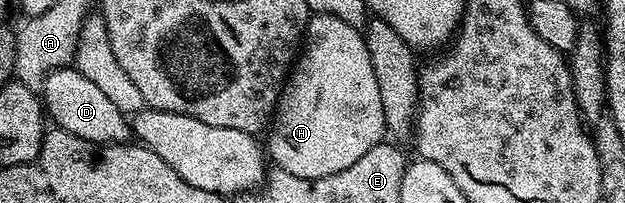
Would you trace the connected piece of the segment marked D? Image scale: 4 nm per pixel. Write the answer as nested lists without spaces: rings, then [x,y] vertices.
[[[76,67],[52,69],[43,80],[41,100],[50,124],[56,129],[69,131],[69,135],[77,135],[77,139],[85,139],[94,145],[127,143],[132,140],[128,114],[119,111],[116,104],[108,100],[108,96],[92,80],[85,79]]]

